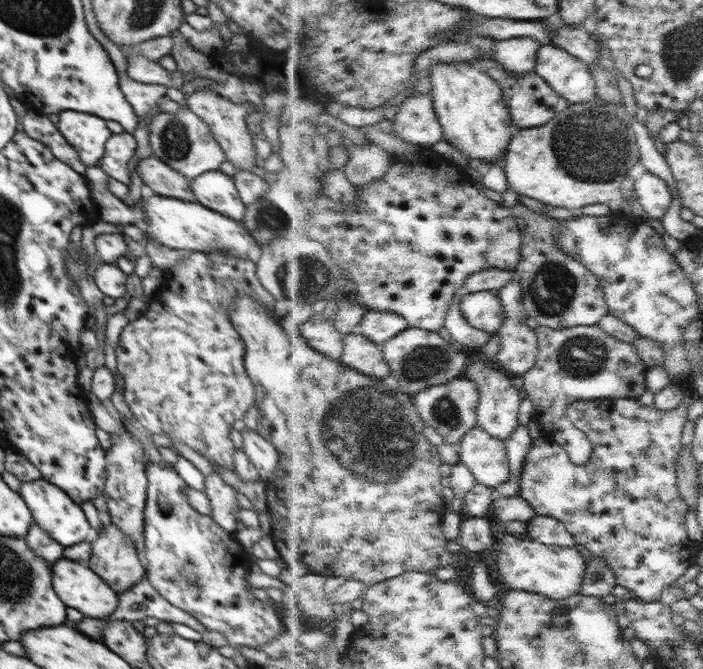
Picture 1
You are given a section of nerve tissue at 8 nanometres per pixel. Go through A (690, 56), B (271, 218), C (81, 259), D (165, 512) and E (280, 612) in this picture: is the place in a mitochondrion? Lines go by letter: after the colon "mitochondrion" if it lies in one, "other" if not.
A: mitochondrion
B: mitochondrion
C: mitochondrion
D: other
E: other

